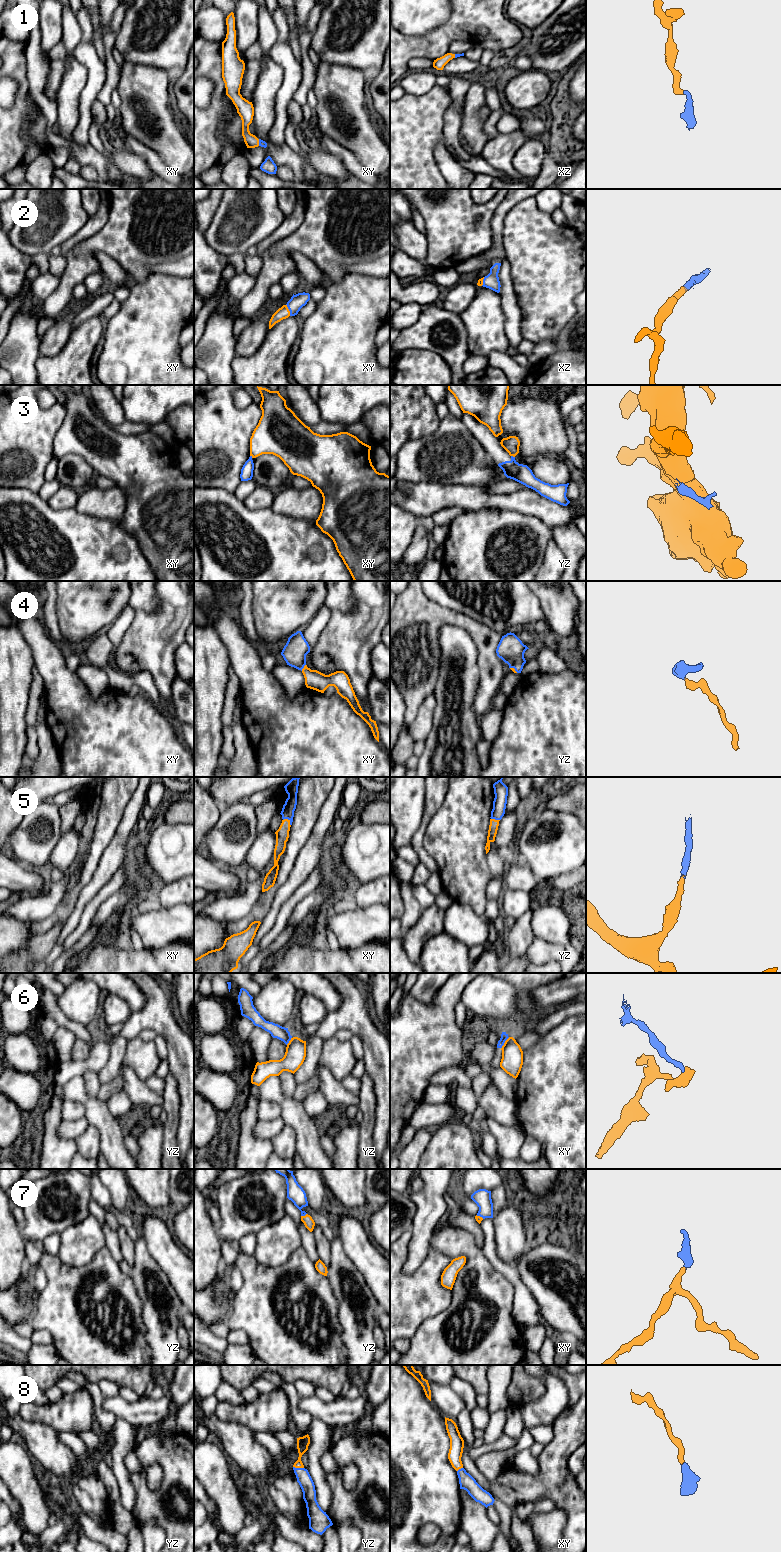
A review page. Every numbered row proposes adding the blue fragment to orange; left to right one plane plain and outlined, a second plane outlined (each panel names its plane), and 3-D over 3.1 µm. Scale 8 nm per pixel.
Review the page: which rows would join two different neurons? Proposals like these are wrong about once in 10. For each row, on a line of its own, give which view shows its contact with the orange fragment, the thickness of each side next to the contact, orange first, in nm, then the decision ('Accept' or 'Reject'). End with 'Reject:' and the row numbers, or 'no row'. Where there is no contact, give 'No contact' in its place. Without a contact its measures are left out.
1: Touches orange in xy. Thickness 110 nm (orange) against 50 nm. Accept
2: Touches orange in xy. Thickness 100 nm (orange) against 120 nm. Accept
3: Touches orange in yz. Thickness 130 nm (orange) against 150 nm. Reject
4: Touches orange in xy. Thickness 150 nm (orange) against 190 nm. Accept
5: Touches orange in xy. Thickness 110 nm (orange) against 100 nm. Accept
6: Touches orange in xy. Thickness 180 nm (orange) against 60 nm. Reject
7: Touches orange in yz. Thickness 90 nm (orange) against 140 nm. Accept
8: Touches orange in yz. Thickness 100 nm (orange) against 120 nm. Accept
Reject: 3, 6

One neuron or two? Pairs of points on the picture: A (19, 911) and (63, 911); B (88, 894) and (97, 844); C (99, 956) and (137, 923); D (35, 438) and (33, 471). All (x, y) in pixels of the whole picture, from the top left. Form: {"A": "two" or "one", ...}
{"A": "two", "B": "two", "C": "two", "D": "one"}

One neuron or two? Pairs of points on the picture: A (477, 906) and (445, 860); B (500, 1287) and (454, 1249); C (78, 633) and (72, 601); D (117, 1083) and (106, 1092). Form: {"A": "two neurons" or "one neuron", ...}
{"A": "one neuron", "B": "one neuron", "C": "one neuron", "D": "one neuron"}

